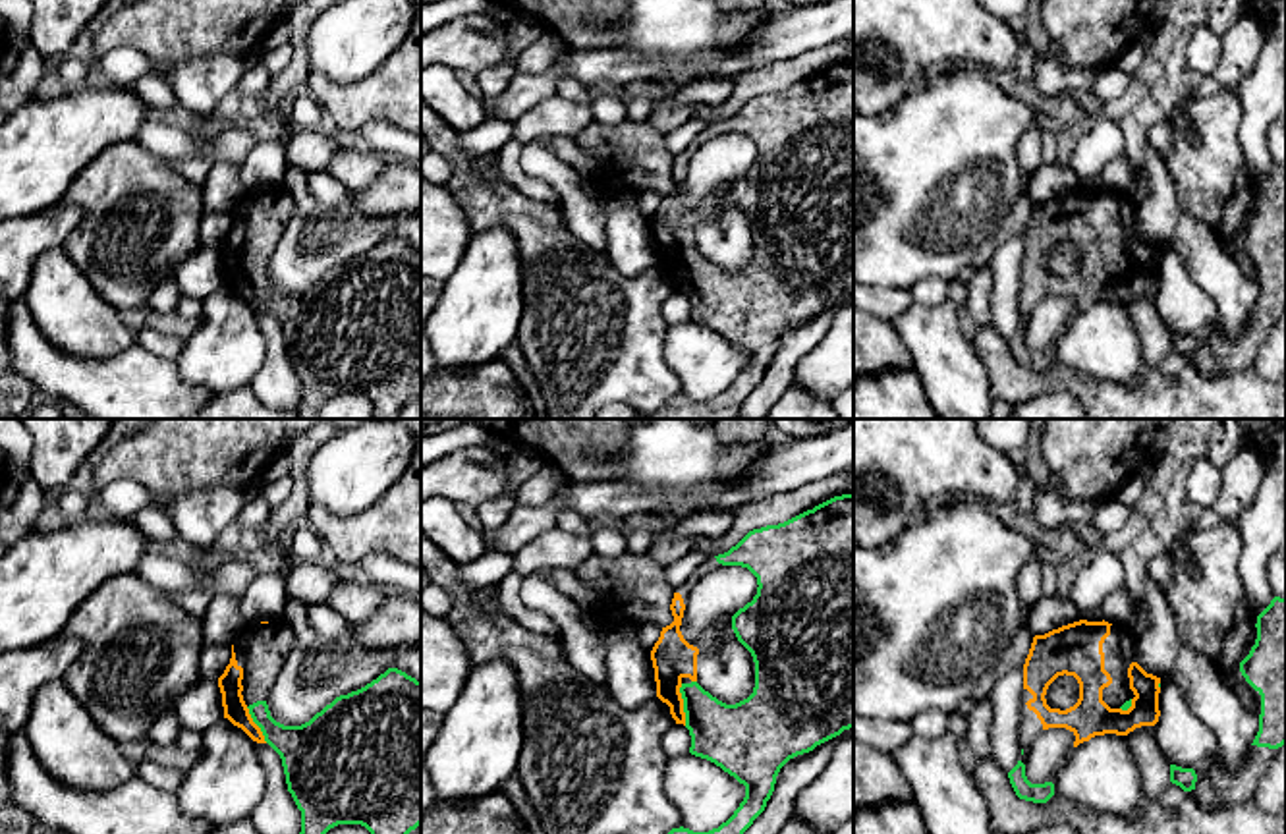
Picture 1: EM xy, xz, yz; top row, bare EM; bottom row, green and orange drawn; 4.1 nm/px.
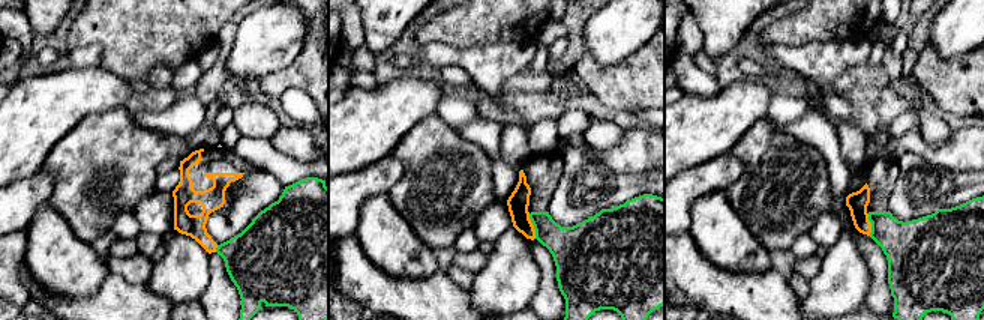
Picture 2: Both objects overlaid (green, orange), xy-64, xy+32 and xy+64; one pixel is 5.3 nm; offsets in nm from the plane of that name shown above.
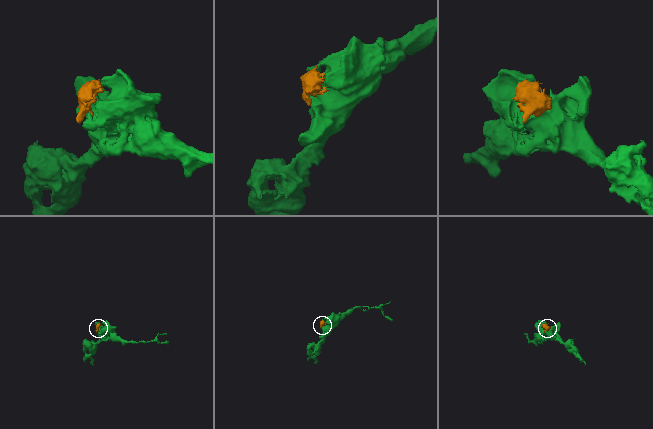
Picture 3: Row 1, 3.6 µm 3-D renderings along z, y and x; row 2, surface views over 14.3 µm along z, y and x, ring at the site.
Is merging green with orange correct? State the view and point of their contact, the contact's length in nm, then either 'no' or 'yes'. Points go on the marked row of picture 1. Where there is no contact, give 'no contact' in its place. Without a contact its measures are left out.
contact xz (684, 705); length 180 nm; yes

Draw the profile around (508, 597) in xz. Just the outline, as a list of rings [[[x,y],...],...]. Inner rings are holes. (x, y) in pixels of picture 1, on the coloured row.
[[[510,571],[498,585],[496,585],[496,598],[500,608],[517,620],[525,629],[552,635],[560,639],[558,626],[545,614],[529,610],[521,597],[519,587],[523,583],[523,577],[517,571]]]

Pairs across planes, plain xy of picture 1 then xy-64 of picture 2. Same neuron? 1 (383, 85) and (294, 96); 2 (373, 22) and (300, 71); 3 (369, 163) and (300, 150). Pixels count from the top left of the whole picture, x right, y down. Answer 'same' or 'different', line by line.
1: different
2: different
3: same

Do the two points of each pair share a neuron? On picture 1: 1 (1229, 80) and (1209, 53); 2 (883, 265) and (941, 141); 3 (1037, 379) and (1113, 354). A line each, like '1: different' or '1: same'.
1: different
2: same
3: different

